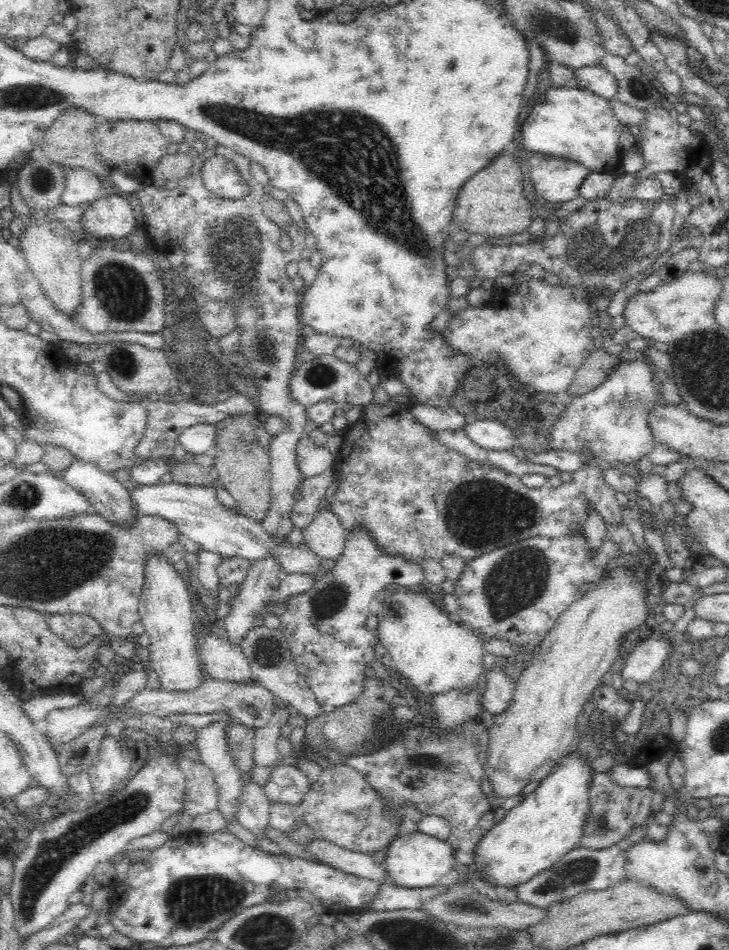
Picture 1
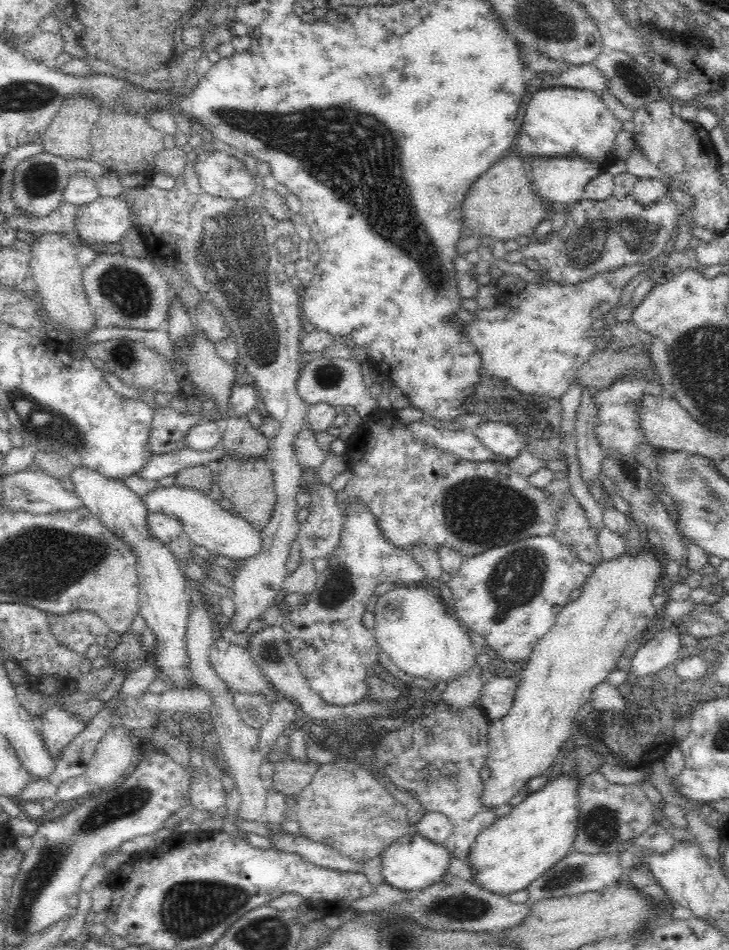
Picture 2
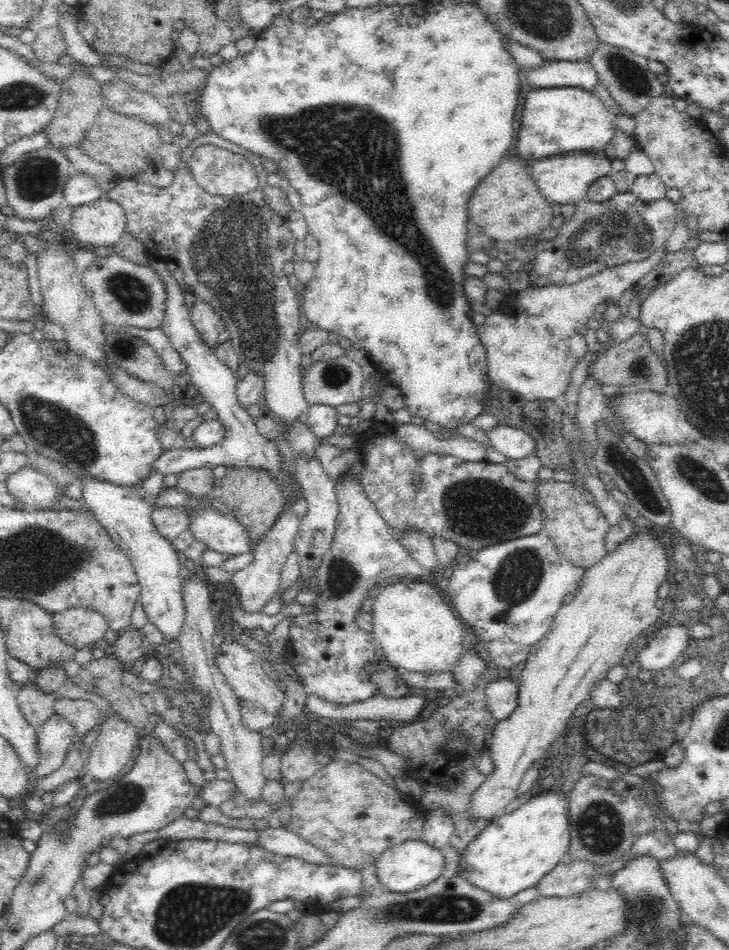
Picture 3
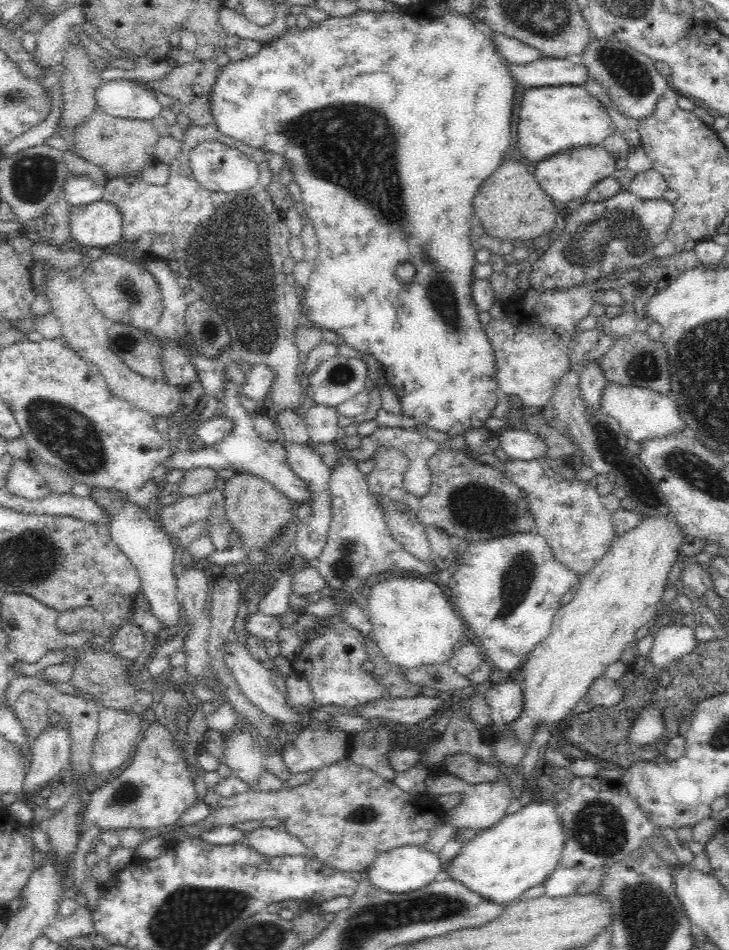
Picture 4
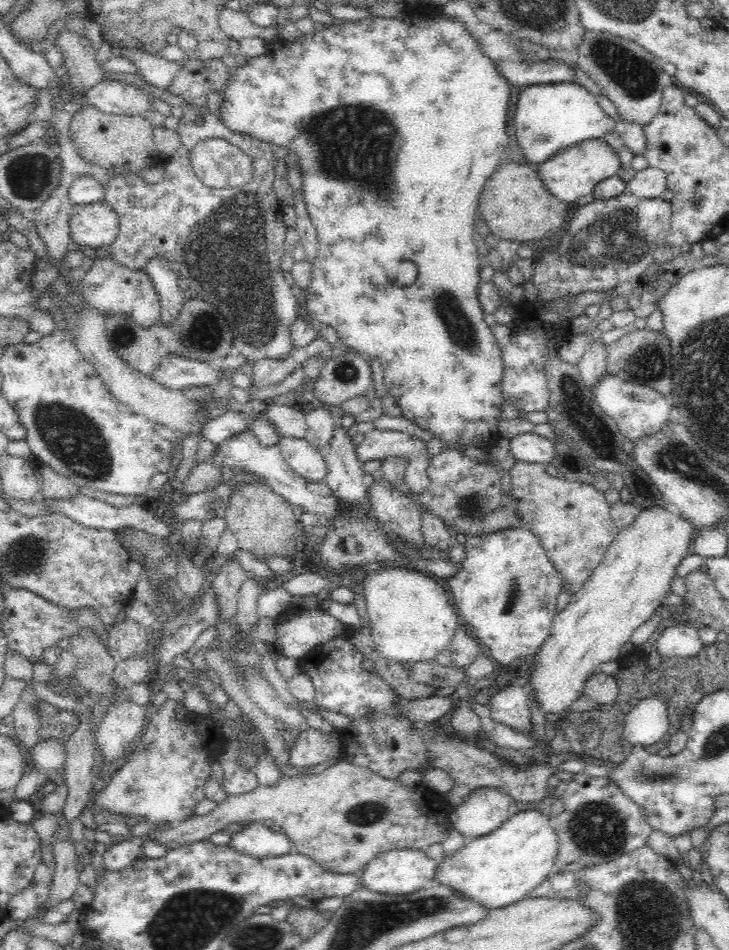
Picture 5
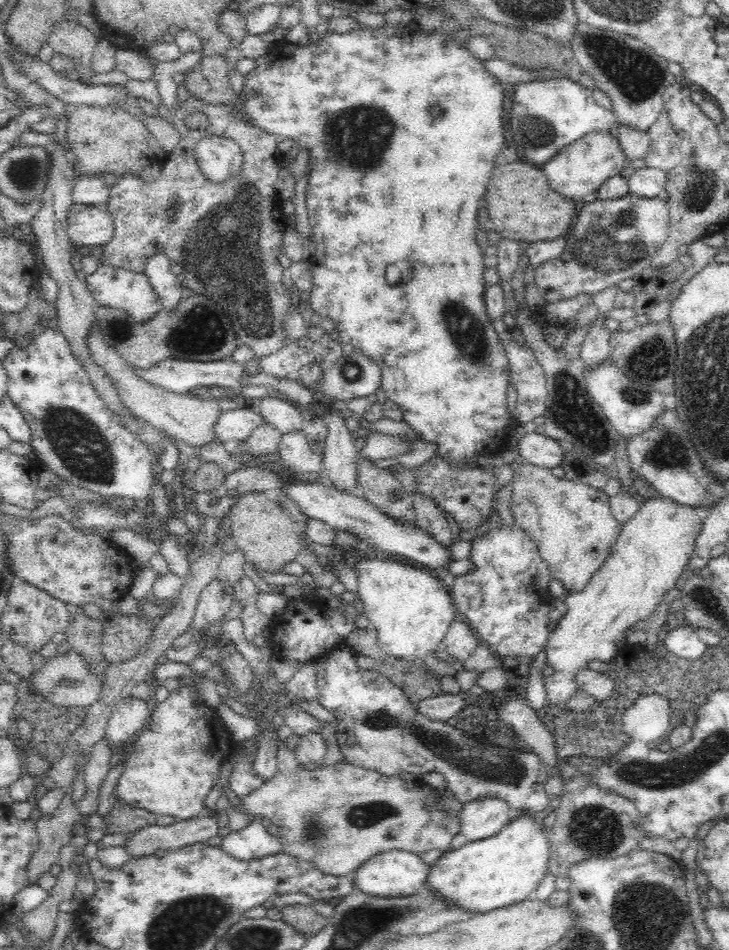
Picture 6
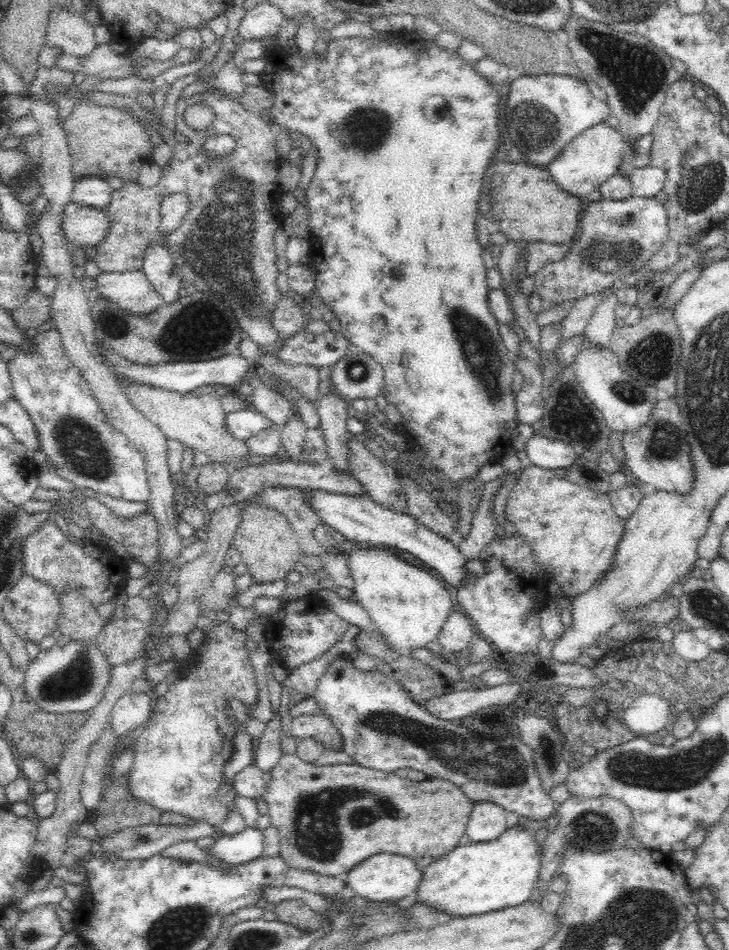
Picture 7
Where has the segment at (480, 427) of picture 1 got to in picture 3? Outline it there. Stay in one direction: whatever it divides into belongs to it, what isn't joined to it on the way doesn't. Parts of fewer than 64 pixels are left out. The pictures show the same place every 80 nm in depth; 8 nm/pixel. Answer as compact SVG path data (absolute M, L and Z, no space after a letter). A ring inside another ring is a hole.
M496 424L484 433L488 438L489 446L508 459L520 459L534 453L534 439L523 430Z

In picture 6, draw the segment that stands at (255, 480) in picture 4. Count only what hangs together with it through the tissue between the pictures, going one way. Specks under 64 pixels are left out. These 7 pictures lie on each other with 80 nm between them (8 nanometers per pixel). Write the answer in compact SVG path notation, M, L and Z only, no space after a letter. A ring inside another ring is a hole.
M252 490L238 496L225 516L228 517L228 527L236 548L244 553L247 563L256 569L278 573L285 564L294 561L303 548L300 535L295 531L294 519L266 490Z

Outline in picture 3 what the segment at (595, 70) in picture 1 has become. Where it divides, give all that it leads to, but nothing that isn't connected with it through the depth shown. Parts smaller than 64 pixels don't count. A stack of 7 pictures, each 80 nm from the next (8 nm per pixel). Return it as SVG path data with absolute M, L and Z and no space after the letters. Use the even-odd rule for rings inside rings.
M588 60L546 61L542 66L530 70L528 80L532 86L580 87L588 91L593 91L600 82Z

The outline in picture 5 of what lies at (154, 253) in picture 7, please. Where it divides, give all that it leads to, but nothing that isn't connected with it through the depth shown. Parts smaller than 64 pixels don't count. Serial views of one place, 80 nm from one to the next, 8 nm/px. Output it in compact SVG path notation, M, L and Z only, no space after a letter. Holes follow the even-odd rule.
M154 257L145 266L161 304L160 325L170 326L175 323L187 297L178 286L178 273L170 269L170 262L162 257Z

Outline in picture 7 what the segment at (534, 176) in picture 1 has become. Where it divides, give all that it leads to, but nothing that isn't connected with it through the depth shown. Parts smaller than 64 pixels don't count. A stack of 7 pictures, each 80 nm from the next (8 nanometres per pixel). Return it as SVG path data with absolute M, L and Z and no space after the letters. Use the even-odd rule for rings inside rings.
M606 123L586 130L561 151L561 154L548 164L548 173L562 189L578 198L584 198L590 192L600 188L601 184L619 173L624 164L623 155L626 143L618 130L612 130Z

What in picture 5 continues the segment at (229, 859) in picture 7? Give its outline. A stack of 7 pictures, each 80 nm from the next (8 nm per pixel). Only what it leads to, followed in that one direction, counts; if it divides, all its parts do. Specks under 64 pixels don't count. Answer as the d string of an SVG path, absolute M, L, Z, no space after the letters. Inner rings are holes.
M253 821L246 830L233 834L229 846L242 854L260 858L294 853L296 848L282 831L274 831L259 821Z

